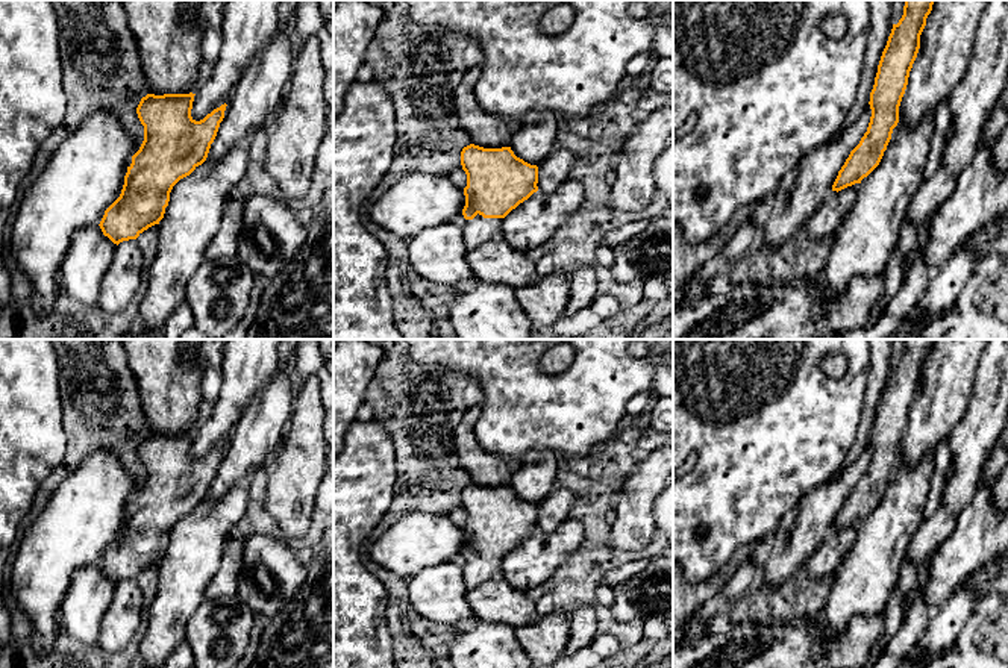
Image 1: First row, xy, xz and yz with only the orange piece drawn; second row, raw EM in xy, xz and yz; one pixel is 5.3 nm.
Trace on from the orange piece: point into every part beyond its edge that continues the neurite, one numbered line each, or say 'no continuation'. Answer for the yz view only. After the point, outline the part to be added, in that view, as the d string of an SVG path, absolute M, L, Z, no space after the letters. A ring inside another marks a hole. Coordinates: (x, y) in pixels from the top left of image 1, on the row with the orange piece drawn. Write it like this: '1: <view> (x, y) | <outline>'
1: yz (948, 37) | M934 0L929 21L923 29L923 44L909 71L908 85L899 106L899 123L914 127L935 114L938 103L949 97L966 74L972 59L973 38L987 0Z

